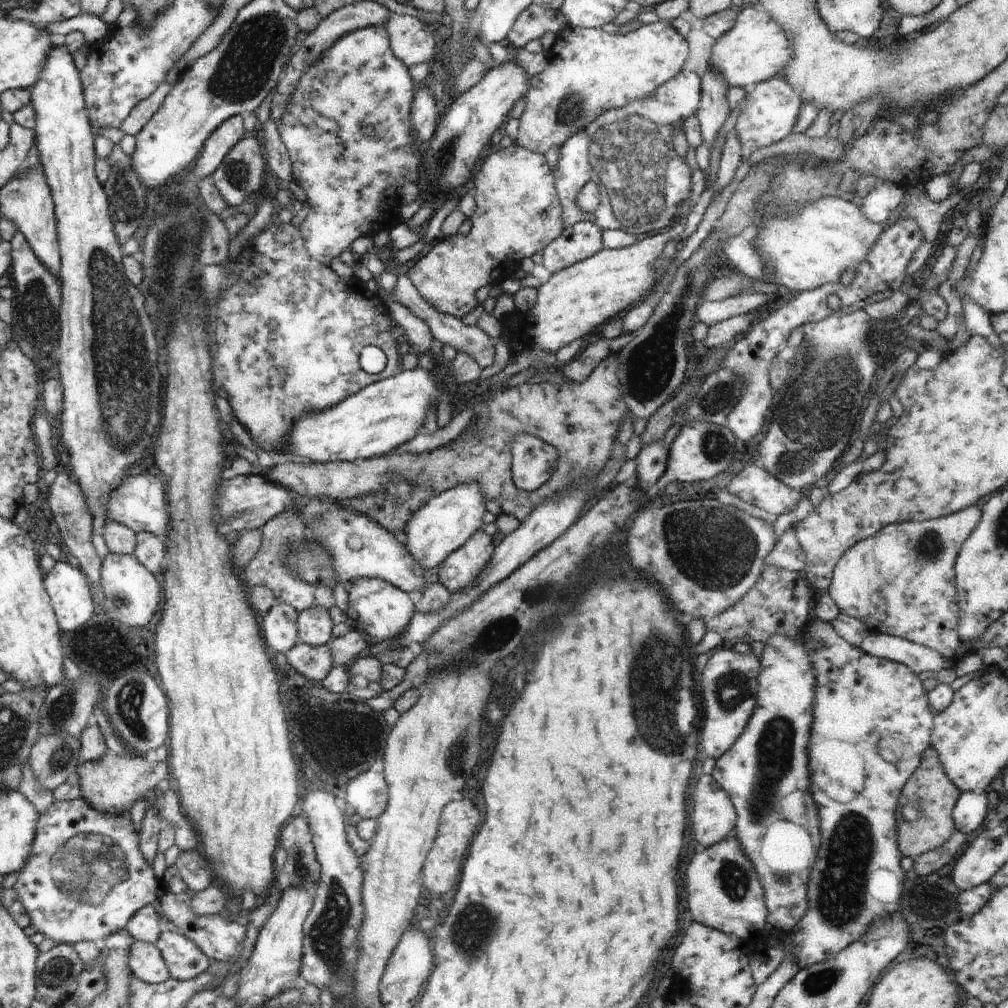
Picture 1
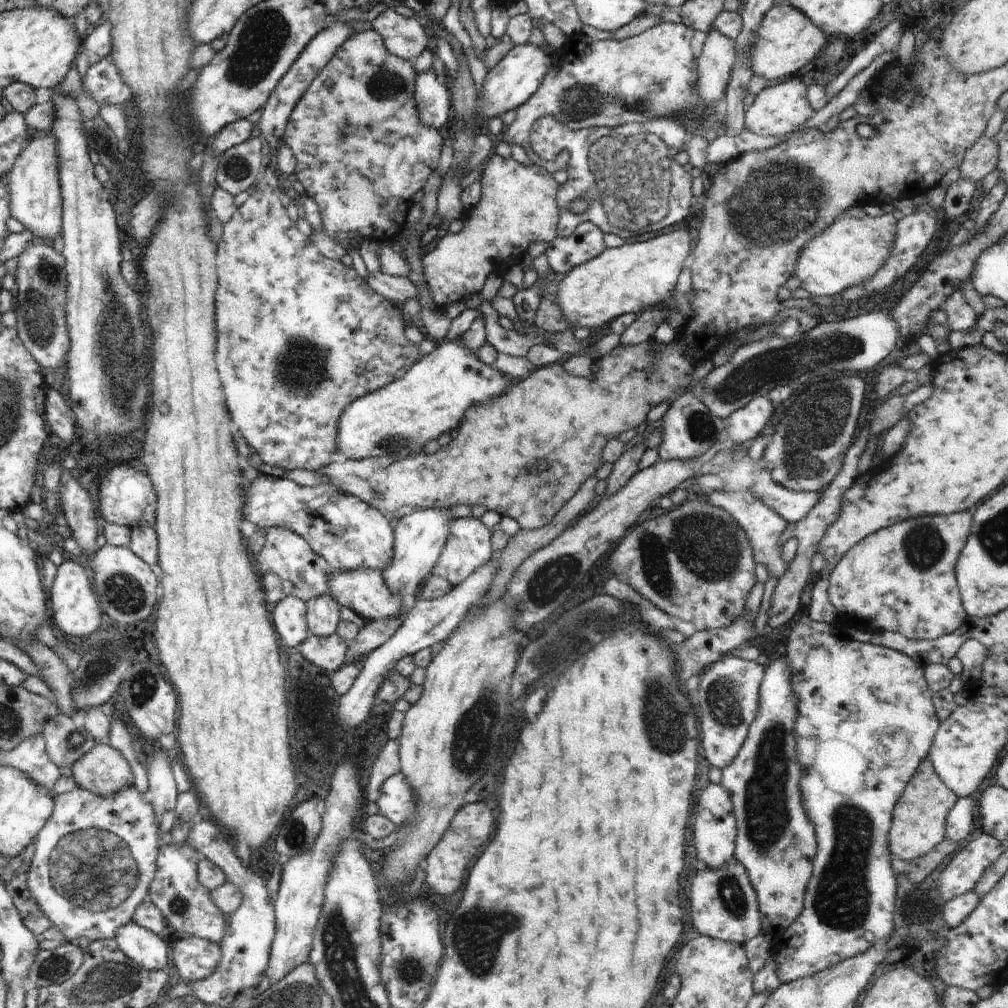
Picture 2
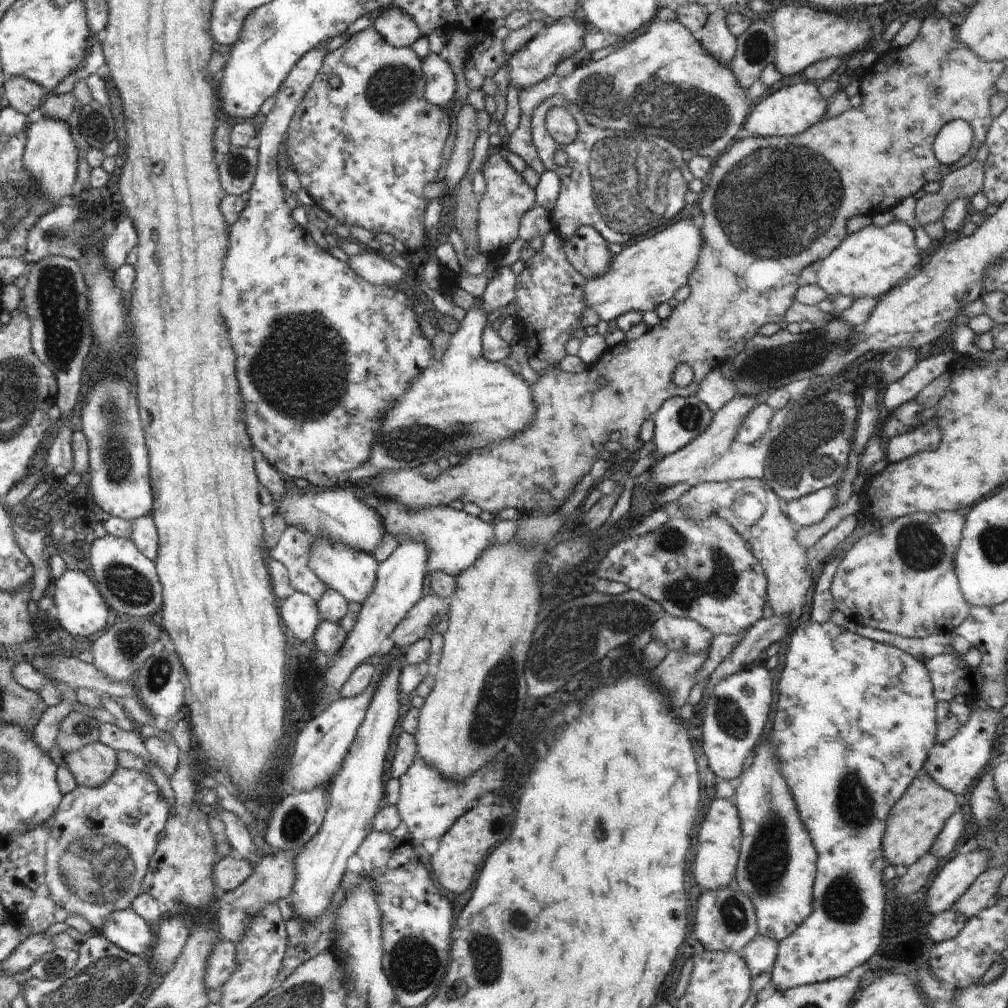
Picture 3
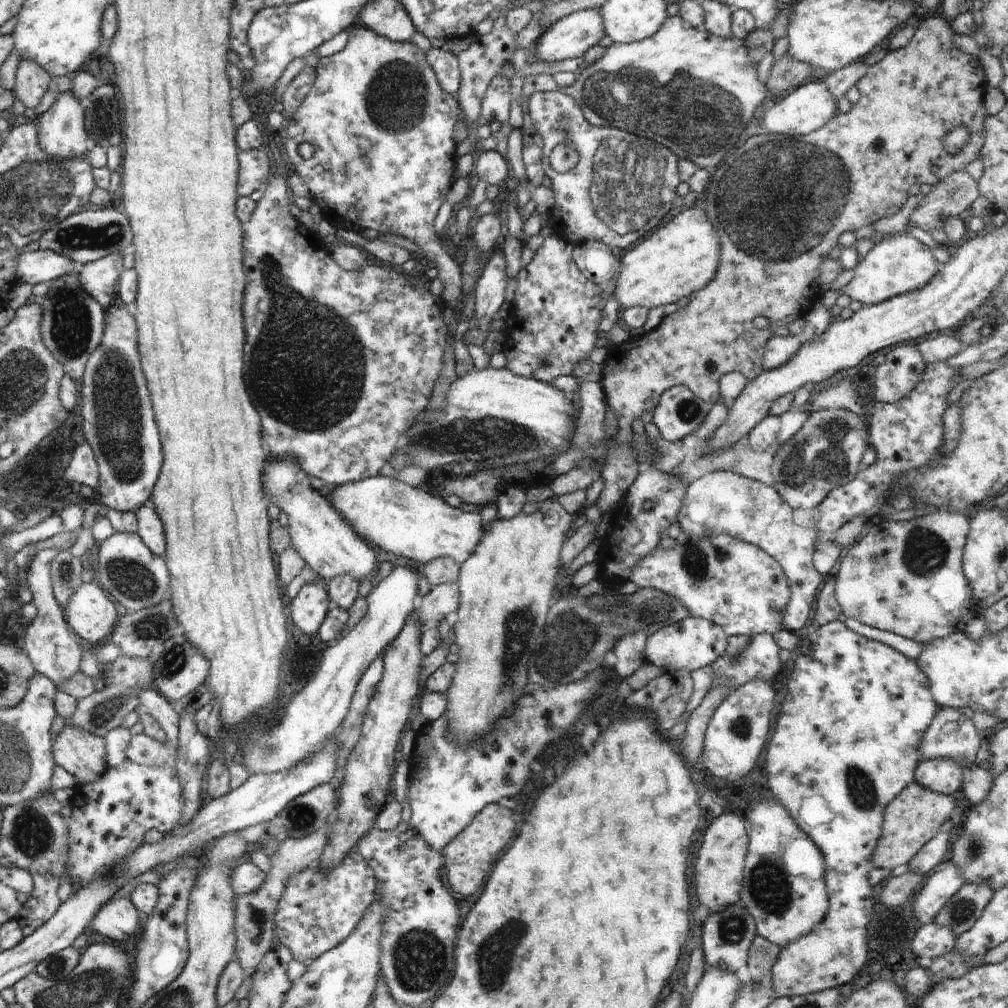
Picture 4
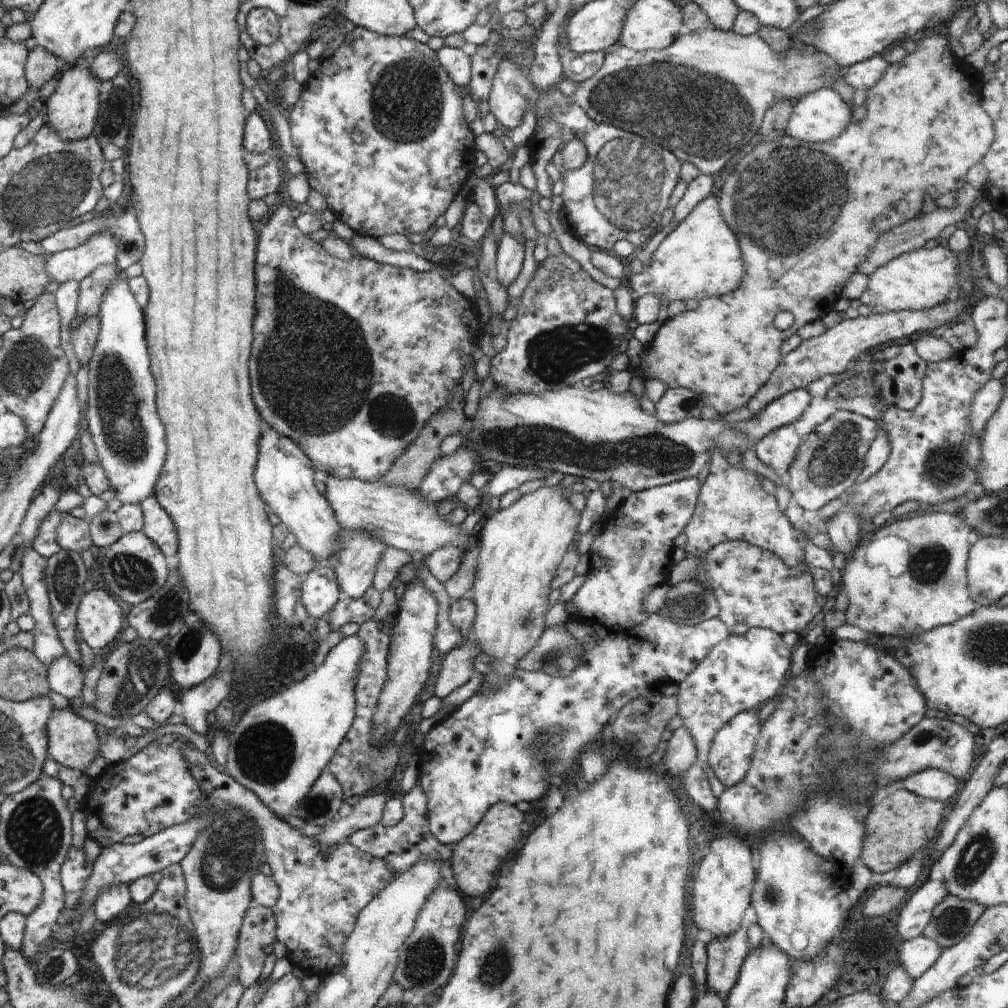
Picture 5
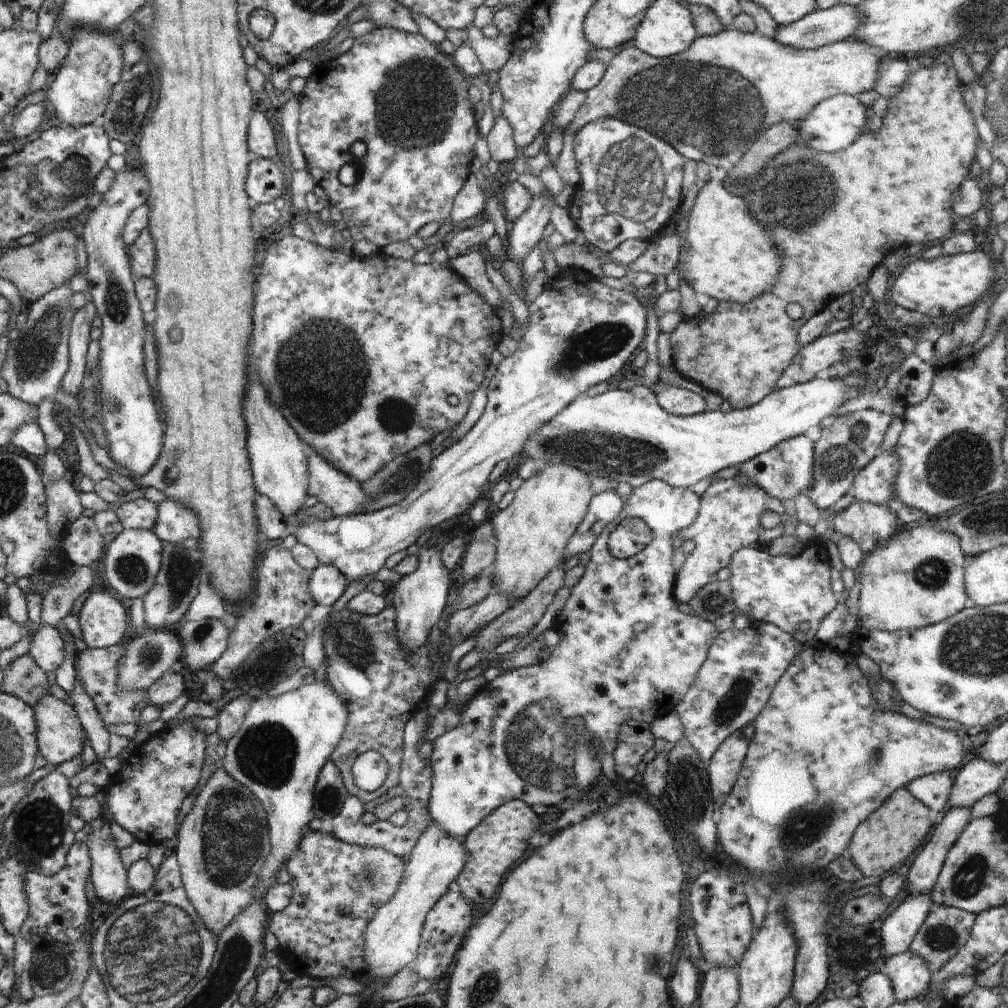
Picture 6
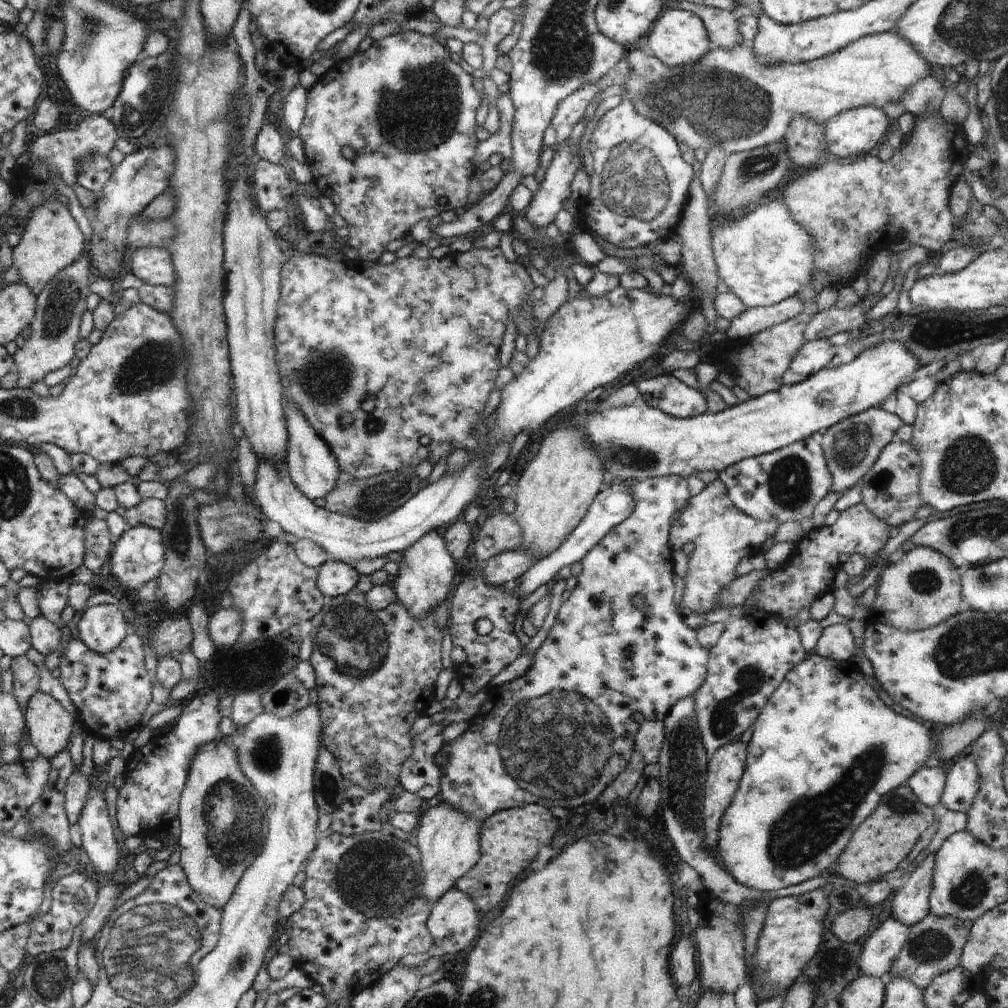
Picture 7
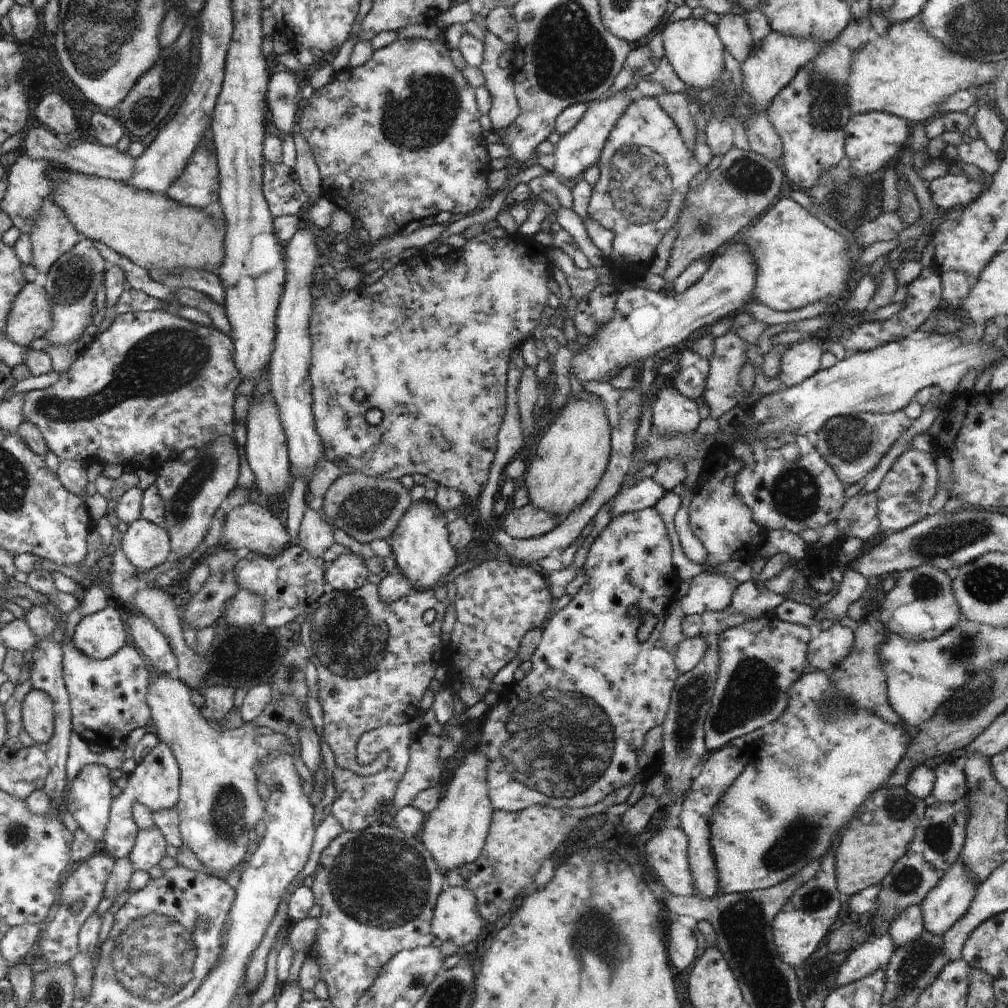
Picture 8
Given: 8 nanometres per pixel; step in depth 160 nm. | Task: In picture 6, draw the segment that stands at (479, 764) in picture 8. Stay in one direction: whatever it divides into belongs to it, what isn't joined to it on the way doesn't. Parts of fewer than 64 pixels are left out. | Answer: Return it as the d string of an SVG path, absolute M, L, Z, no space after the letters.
M431 818L406 860L405 873L396 894L389 903L379 908L364 931L365 974L356 980L367 988L374 979L392 978L401 968L414 964L427 914L438 899L449 891L448 886L458 878L460 871L466 866L466 861L467 850L462 840L452 835L447 836Z

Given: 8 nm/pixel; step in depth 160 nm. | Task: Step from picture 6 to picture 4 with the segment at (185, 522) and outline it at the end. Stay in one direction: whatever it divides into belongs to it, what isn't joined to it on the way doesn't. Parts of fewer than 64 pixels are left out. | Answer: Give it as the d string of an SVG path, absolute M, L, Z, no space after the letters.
M151 503L145 504L134 512L139 526L136 533L140 535L144 544L156 556L165 559L166 540L164 540L164 526L162 526L160 517L156 514L154 507Z

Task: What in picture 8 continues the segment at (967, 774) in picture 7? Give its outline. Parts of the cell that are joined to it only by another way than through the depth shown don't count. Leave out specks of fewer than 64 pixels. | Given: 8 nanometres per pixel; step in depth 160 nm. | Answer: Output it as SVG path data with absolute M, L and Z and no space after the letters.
M943 763L934 769L936 780L932 795L937 802L952 804L966 798L968 792L965 772L958 770L954 763Z

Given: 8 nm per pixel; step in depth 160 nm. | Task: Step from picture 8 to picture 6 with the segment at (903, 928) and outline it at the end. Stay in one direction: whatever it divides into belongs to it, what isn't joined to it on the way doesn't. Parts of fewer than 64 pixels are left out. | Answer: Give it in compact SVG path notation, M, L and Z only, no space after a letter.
M966 807L948 808L941 823L934 825L927 840L903 869L910 884L908 896L928 895L936 886L947 852L969 823L971 810Z

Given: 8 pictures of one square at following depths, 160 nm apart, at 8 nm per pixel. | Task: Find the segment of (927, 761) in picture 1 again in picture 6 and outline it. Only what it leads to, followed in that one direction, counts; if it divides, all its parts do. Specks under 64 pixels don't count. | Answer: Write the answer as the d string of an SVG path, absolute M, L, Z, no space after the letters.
M906 787L895 790L878 810L858 825L847 846L847 855L864 876L878 877L906 865L932 832L929 808L914 798Z

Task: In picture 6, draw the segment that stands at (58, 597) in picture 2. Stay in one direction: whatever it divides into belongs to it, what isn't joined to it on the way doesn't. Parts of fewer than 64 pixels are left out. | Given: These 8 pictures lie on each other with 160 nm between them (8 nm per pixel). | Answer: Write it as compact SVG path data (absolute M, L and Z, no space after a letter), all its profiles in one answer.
M94 592L84 601L78 614L81 639L91 649L103 649L126 640L126 631L130 626L129 618L122 603L107 592Z

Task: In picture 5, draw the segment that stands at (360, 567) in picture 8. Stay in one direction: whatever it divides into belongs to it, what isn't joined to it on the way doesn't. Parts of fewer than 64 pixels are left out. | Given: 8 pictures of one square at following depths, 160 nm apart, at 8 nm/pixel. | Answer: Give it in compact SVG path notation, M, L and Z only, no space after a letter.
M320 562L320 566L303 578L301 601L309 616L317 621L334 608L340 591L334 571Z

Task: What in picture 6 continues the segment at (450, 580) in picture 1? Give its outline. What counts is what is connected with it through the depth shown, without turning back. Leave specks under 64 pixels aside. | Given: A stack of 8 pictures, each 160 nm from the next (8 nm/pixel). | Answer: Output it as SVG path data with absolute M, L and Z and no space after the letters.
M308 448L307 494L316 496L333 510L334 515L342 516L358 512L370 512L371 499L362 490L361 484L333 467L324 457Z

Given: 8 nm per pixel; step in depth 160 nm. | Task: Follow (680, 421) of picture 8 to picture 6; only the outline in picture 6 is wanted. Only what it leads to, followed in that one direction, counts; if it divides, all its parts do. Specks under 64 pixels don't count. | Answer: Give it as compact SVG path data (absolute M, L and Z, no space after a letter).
M658 379L650 390L667 413L685 417L706 410L705 398L686 388L670 386Z

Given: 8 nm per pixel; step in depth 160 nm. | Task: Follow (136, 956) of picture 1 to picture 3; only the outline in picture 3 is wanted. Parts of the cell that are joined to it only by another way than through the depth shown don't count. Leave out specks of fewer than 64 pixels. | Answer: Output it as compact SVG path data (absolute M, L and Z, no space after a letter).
M128 907L112 911L103 922L101 934L113 945L148 959L155 941L154 931L152 925Z

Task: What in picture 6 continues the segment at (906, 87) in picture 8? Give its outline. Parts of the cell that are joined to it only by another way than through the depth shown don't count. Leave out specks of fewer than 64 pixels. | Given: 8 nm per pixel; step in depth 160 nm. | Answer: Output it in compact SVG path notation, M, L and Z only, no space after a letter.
M724 29L713 37L696 37L690 48L683 53L659 59L635 46L622 50L606 67L602 80L589 91L586 91L586 100L583 106L576 114L574 120L570 123L577 132L589 122L602 117L614 117L624 119L626 122L639 126L649 133L658 135L664 139L670 146L673 146L685 159L696 160L696 162L704 161L706 164L719 168L722 175L728 172L739 160L750 150L750 146L758 140L764 132L772 125L779 122L789 122L796 125L802 122L812 112L812 109L822 101L835 97L836 95L855 95L866 90L875 88L879 80L879 60L882 56L878 56L867 44L857 41L856 39L848 39L846 41L838 41L837 43L826 45L817 49L800 49L781 45L770 37L764 37L759 33L743 33L734 29Z

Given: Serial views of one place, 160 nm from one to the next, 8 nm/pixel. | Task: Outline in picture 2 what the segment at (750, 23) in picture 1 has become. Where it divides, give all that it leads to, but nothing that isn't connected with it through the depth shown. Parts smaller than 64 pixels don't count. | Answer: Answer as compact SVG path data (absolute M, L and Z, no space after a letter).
M780 1L764 15L757 30L757 38L749 53L753 74L764 76L768 80L784 80L787 76L802 73L804 69L814 66L829 38L803 12Z

